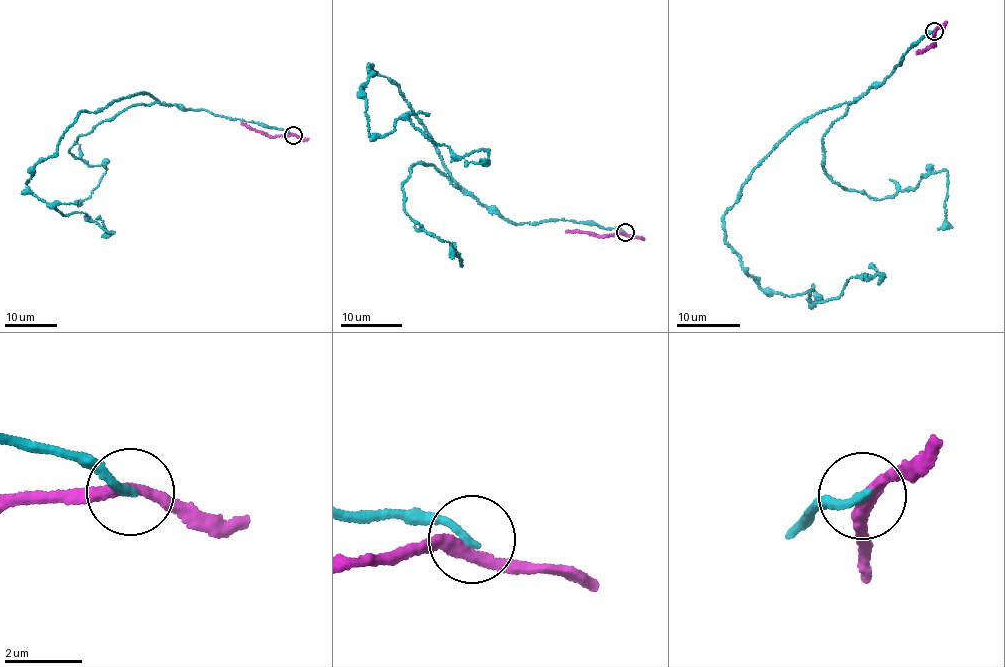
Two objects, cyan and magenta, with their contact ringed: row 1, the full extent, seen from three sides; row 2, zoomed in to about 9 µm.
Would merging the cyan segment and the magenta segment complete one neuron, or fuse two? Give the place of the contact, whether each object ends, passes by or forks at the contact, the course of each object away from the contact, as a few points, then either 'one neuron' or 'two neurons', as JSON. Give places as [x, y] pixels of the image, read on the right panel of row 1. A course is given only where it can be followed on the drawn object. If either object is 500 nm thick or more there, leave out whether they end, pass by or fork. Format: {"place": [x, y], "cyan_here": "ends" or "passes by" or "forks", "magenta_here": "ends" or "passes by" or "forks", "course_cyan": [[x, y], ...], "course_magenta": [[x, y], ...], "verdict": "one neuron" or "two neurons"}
{"place": [934, 31], "cyan_here": "ends", "magenta_here": "passes by", "course_cyan": [[934, 31], [778, 143], [724, 216], [760, 288], [811, 290], [813, 304], [874, 267]], "course_magenta": [[935, 31], [933, 44], [922, 53], [916, 52]], "verdict": "two neurons"}

